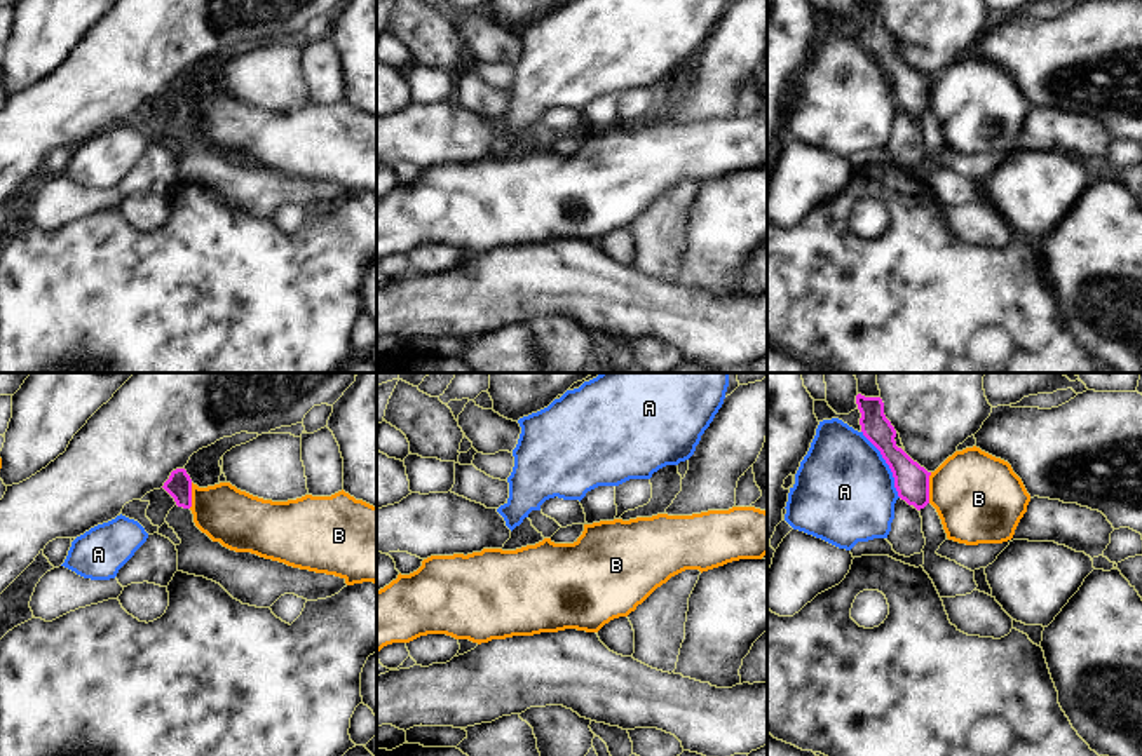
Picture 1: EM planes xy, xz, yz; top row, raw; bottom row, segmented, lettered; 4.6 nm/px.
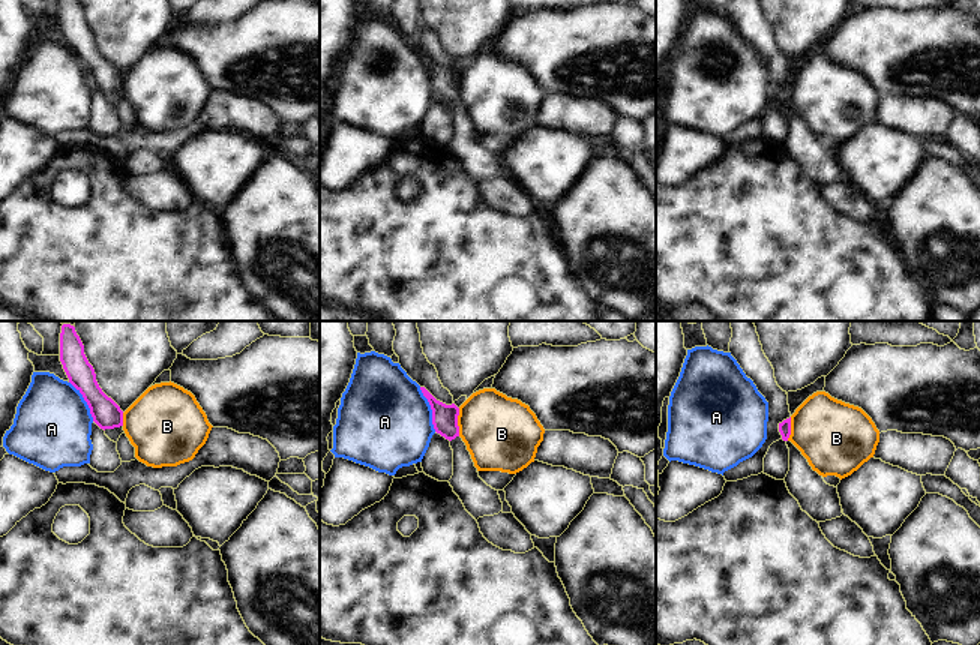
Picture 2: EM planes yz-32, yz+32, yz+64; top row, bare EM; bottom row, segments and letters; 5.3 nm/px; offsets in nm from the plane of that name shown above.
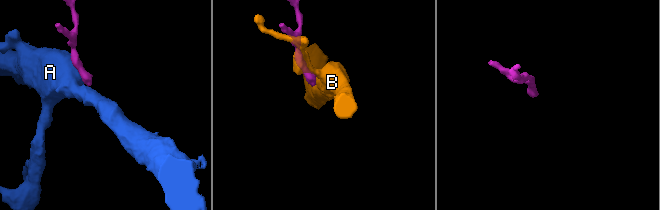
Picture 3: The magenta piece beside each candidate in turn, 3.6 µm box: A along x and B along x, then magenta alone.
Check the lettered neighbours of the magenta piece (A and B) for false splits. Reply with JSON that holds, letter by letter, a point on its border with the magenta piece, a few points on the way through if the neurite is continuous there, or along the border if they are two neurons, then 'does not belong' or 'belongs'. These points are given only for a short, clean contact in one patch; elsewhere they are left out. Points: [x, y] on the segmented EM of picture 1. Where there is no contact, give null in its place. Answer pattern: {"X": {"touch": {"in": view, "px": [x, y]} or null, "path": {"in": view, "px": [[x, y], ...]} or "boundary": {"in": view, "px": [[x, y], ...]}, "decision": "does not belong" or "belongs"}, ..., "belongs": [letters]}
{"A": {"touch": {"in": "yz", "px": [886, 462]}, "boundary": {"in": "yz", "px": [[862, 431], [888, 465], [893, 486], [900, 497]]}, "decision": "does not belong"}, "B": {"touch": {"in": "yz", "px": [928, 488]}, "boundary": {"in": "yz", "px": [[931, 472], [928, 502]]}, "decision": "does not belong"}, "belongs": []}

